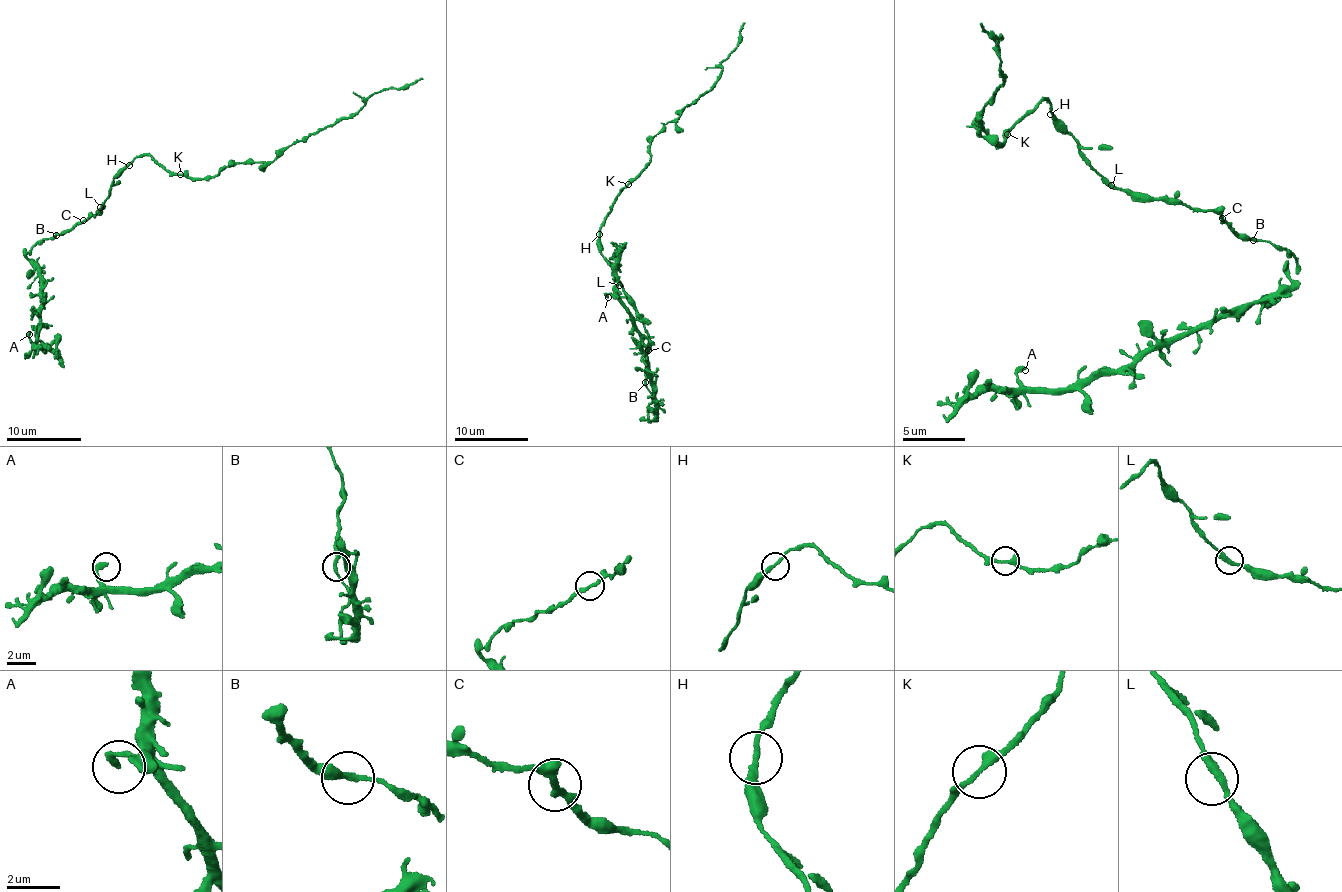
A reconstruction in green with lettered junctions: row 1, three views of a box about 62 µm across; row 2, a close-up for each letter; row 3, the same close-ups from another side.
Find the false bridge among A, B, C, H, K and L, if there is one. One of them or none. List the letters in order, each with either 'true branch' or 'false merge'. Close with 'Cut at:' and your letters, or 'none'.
A: true branch
B: true branch
C: true branch
H: true branch
K: true branch
L: true branch
Cut at: none

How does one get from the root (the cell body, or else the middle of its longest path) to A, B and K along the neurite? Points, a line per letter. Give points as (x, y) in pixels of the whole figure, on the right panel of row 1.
A: (1112, 186), (1220, 210), (1239, 236), (1290, 249), (1295, 281), (1066, 387), (1032, 389), (1018, 376), (1025, 370)
B: (1112, 186), (1149, 197), (1169, 196), (1182, 206), (1204, 211), (1220, 210), (1239, 236), (1253, 240)
K: (1112, 186), (1089, 162), (1080, 144), (1056, 118), (1049, 101), (1044, 99), (1034, 104), (1007, 134)

